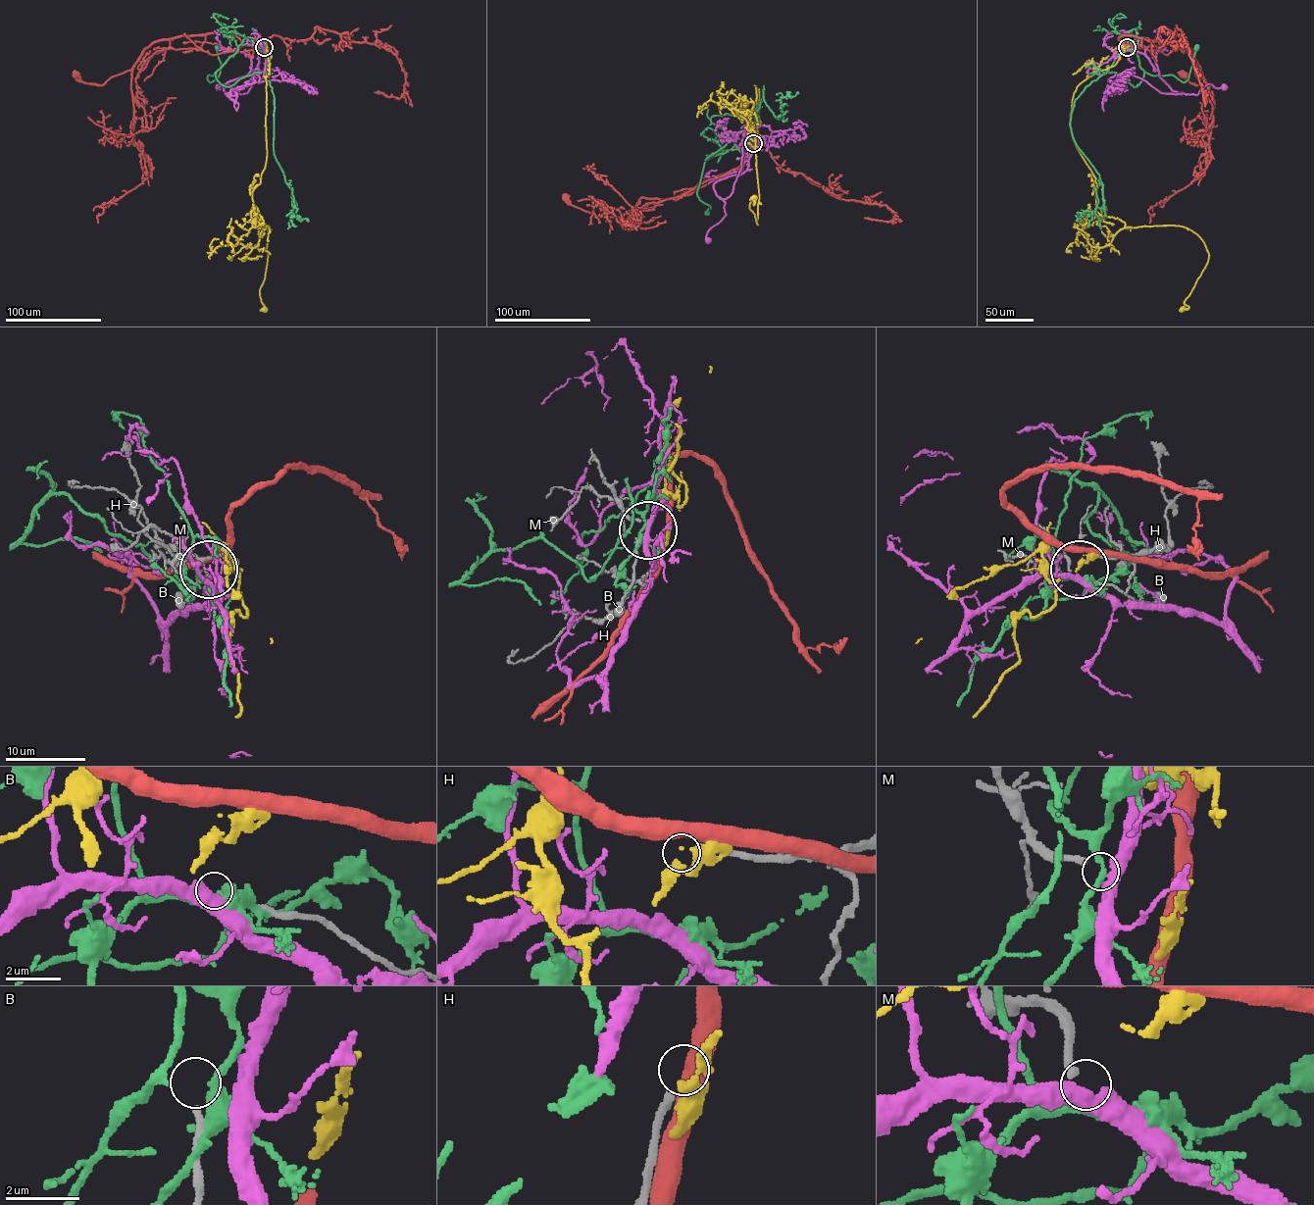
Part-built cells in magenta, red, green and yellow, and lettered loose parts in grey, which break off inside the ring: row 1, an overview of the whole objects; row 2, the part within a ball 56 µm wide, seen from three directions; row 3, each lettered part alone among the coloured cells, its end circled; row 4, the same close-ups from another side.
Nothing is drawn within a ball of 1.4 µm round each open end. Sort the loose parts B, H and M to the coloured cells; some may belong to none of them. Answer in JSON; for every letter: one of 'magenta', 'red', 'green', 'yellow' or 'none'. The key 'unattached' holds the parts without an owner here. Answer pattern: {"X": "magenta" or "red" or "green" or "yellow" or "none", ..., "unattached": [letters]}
{"B": "none", "H": "none", "M": "magenta", "unattached": ["B", "H"]}

